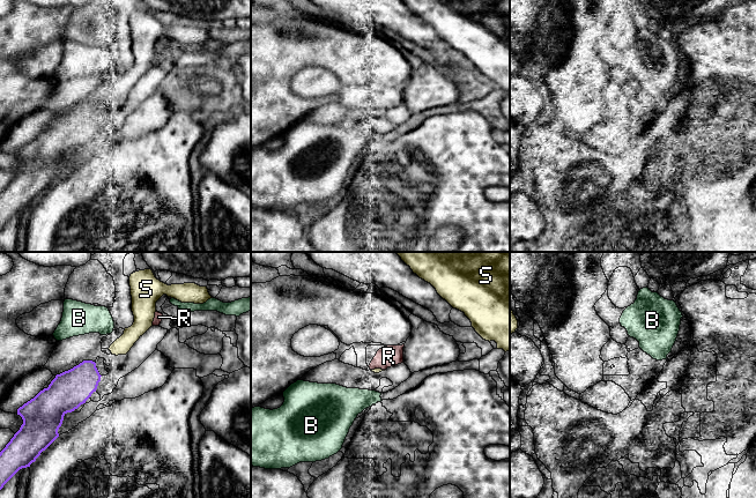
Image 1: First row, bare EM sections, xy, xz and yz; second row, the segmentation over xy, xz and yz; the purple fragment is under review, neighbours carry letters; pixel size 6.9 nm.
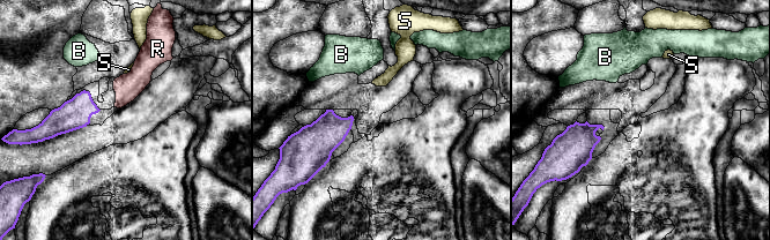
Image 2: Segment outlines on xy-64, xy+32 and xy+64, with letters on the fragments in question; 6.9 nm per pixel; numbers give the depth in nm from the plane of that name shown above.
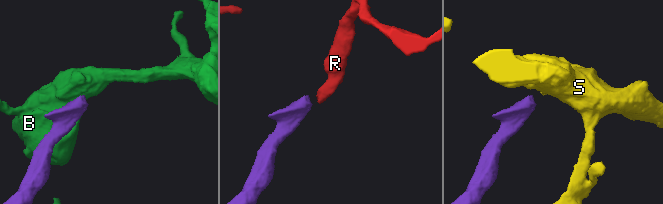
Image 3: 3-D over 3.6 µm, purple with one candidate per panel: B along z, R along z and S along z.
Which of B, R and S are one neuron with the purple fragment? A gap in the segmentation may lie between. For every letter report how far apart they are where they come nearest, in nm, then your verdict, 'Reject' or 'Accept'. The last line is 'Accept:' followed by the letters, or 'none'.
B: Distance 180 nm. Reject
R: Distance 480 nm. Accept
S: Distance 130 nm. Reject
Accept: R

